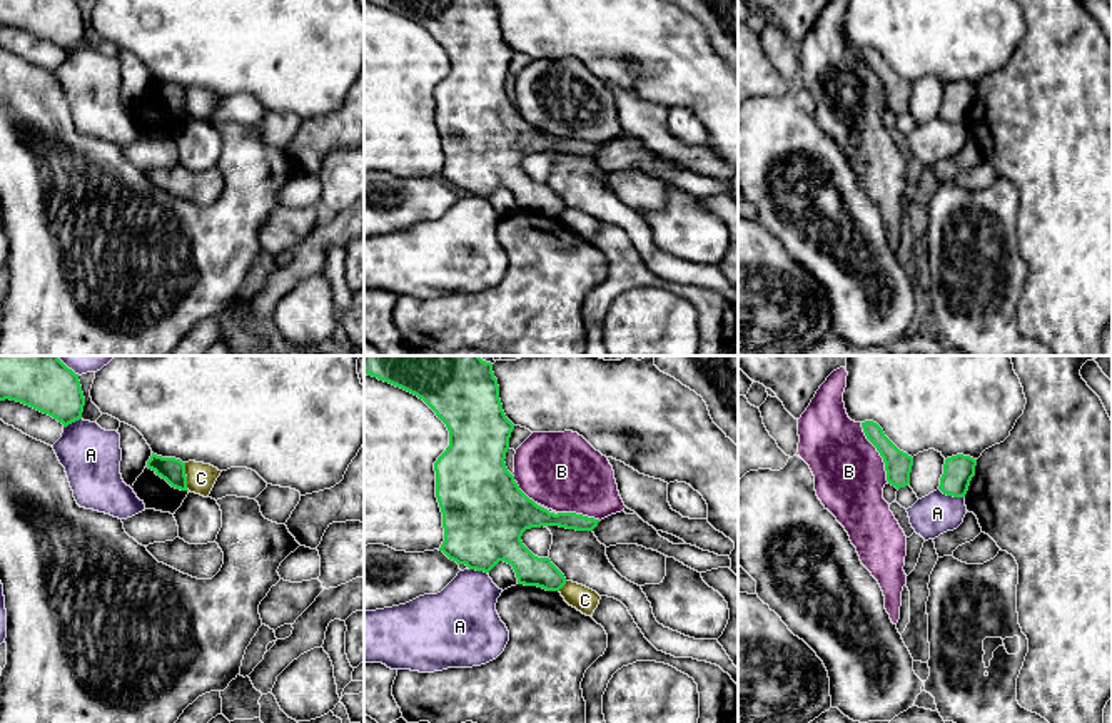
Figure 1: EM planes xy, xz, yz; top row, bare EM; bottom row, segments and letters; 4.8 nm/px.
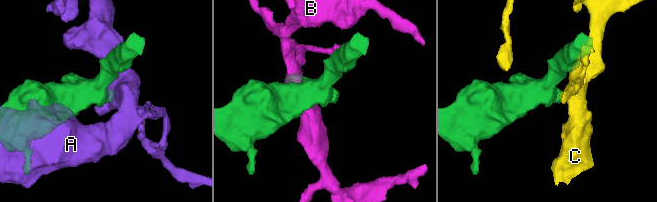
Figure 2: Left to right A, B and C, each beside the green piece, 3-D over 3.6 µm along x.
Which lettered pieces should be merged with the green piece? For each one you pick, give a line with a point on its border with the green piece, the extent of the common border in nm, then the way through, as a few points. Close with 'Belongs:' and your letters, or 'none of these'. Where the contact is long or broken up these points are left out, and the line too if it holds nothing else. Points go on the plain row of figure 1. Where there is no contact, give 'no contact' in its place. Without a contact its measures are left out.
Belongs: none of these

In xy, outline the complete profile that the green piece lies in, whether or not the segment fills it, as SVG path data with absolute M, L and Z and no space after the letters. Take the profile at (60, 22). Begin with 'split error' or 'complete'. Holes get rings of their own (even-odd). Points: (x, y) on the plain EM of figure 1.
complete; M0 0L0 27L17 27L67 53L82 45L85 23L78 0Z

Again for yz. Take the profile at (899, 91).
complete; M862 48L867 65L877 73L885 88L887 107L897 115L910 110L910 99L913 83L900 77L883 58L883 55L873 48Z

